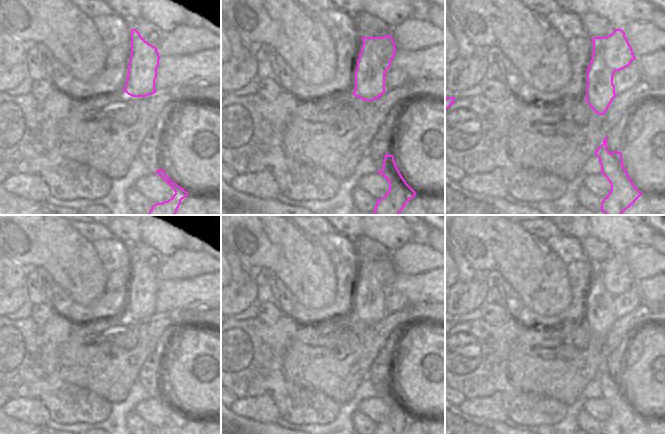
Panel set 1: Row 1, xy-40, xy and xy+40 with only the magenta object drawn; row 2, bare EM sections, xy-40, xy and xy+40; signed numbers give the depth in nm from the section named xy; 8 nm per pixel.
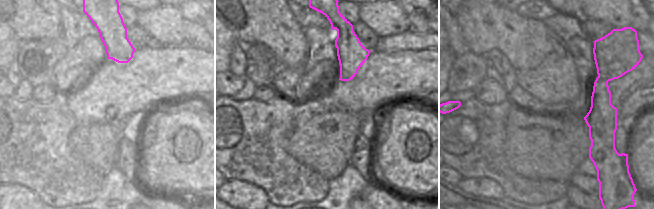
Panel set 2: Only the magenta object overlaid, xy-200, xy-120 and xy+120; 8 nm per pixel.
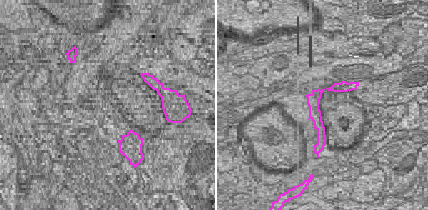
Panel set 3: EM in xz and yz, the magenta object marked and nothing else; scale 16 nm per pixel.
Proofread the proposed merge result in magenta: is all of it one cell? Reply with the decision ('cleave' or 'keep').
cleave

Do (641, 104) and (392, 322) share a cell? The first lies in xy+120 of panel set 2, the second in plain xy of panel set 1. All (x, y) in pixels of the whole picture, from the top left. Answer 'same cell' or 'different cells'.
same cell

